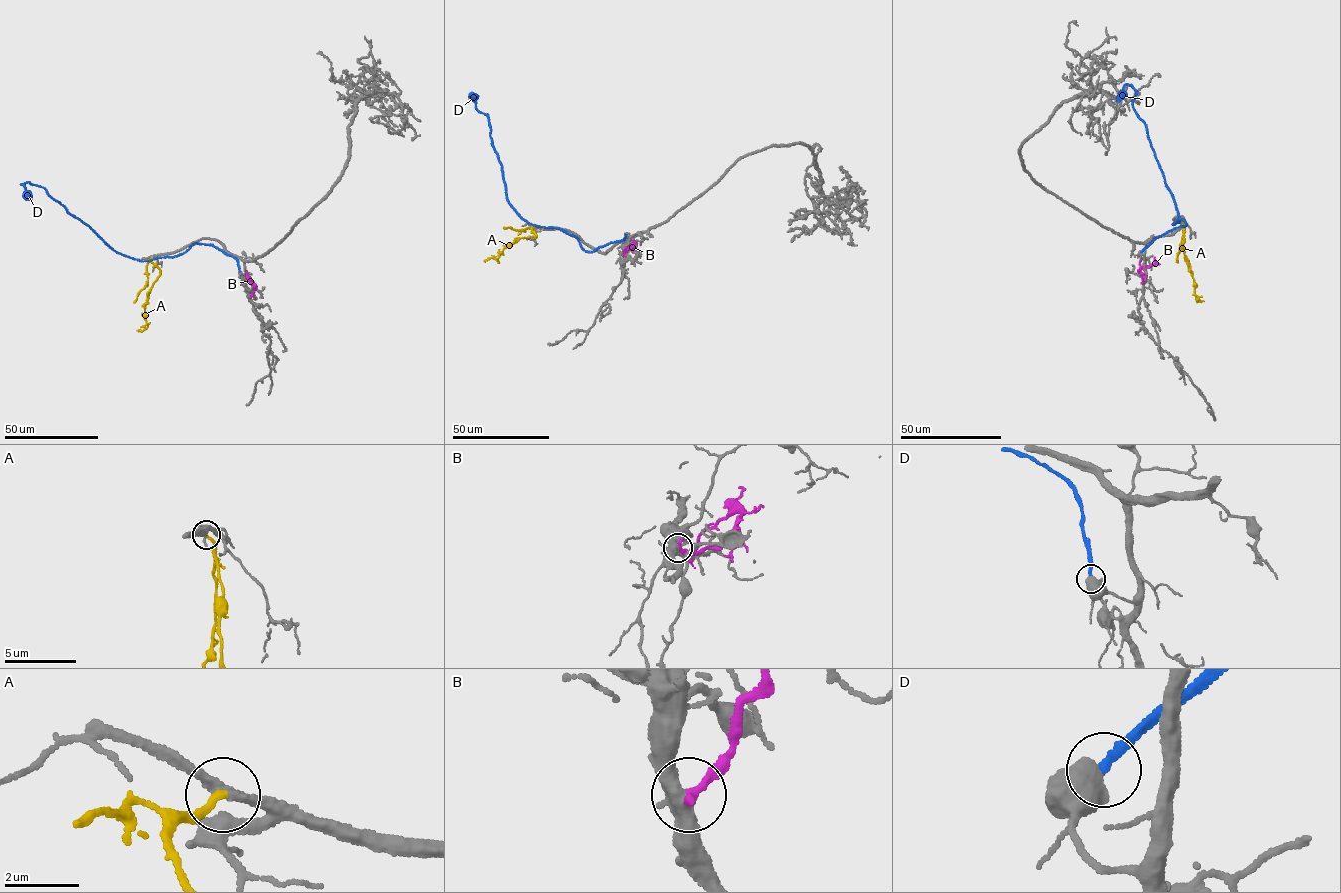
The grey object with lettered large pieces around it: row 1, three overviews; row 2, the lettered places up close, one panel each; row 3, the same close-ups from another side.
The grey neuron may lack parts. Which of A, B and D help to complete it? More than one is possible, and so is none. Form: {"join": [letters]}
{"join": ["A"]}

